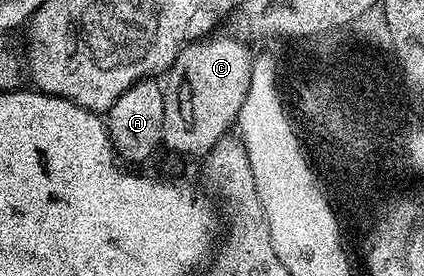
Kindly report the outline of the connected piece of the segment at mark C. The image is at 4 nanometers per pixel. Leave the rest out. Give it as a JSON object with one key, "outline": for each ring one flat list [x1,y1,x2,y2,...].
{"outline":[[211,34,203,39,187,43,186,47,168,69,170,81,164,84,164,134,163,145,171,148,178,156,198,156,204,158,239,123,242,108,248,98,250,75,254,65,254,56,245,39,234,36]]}

